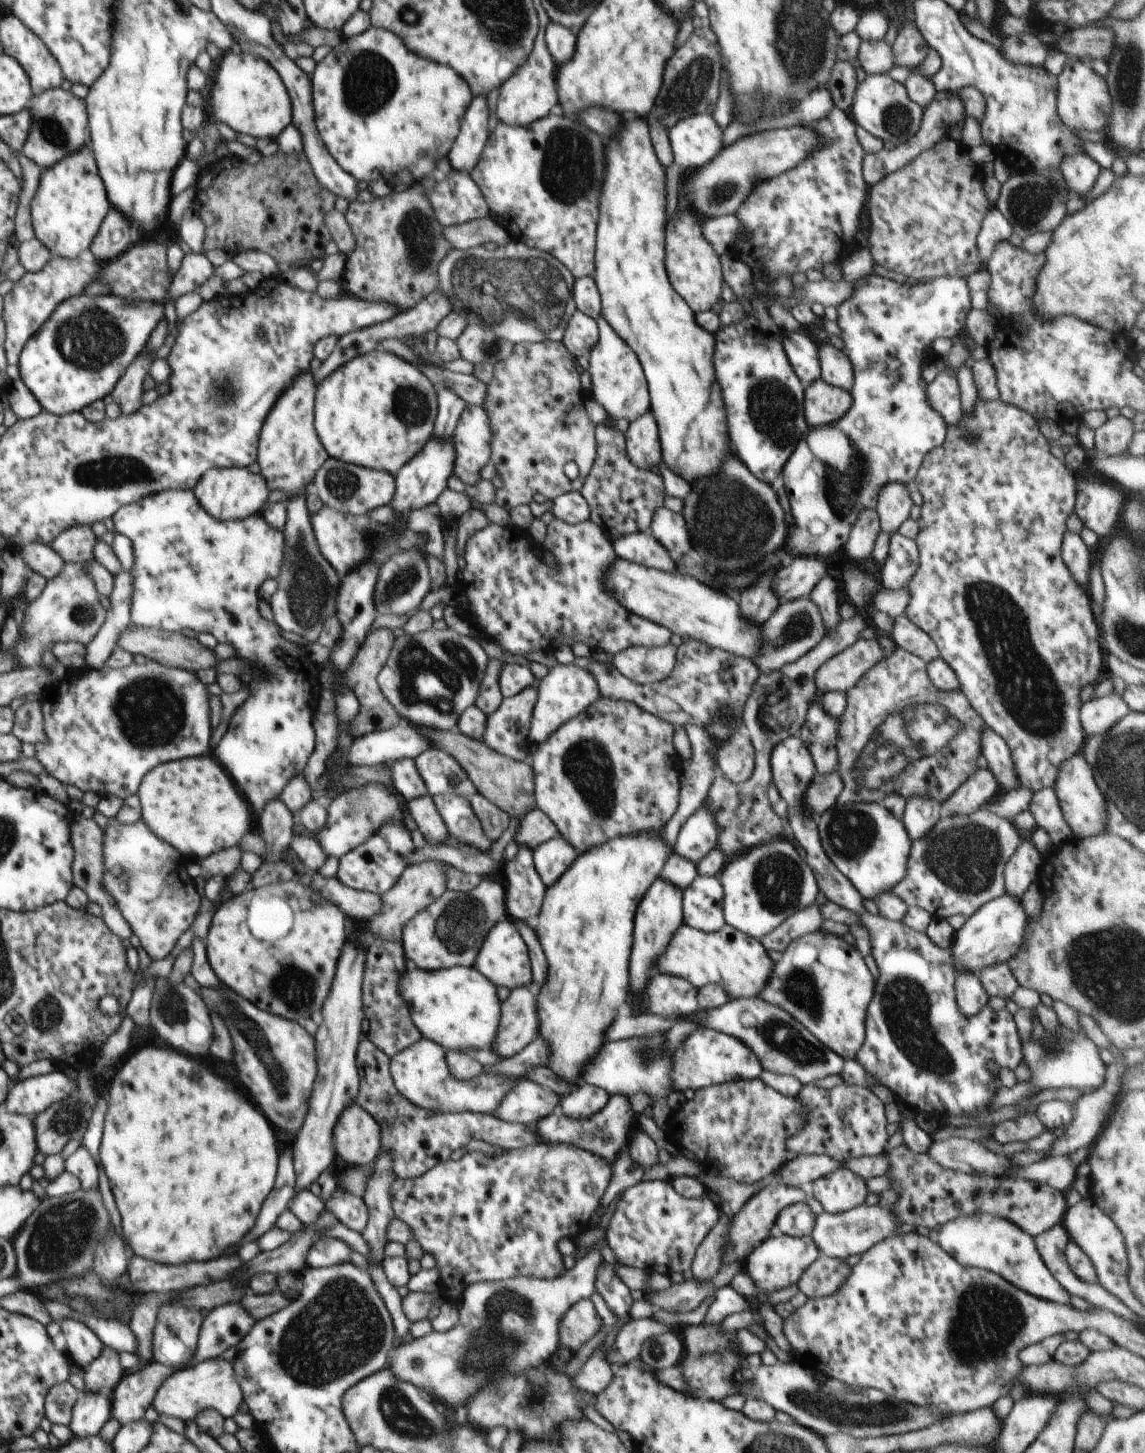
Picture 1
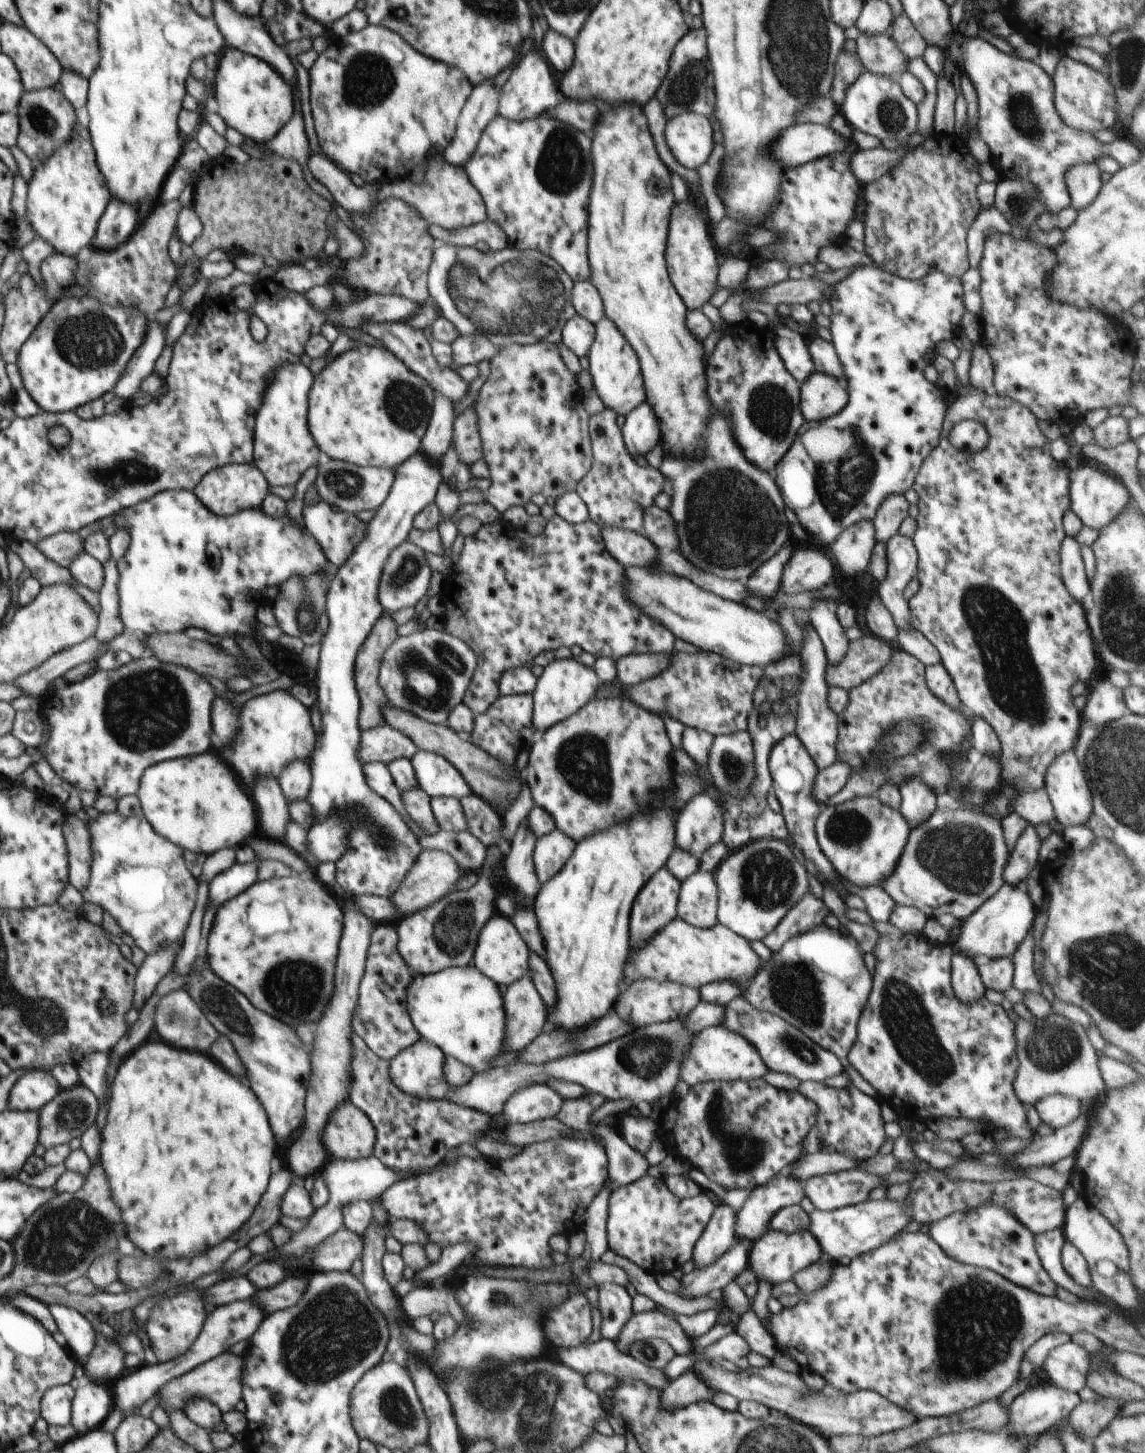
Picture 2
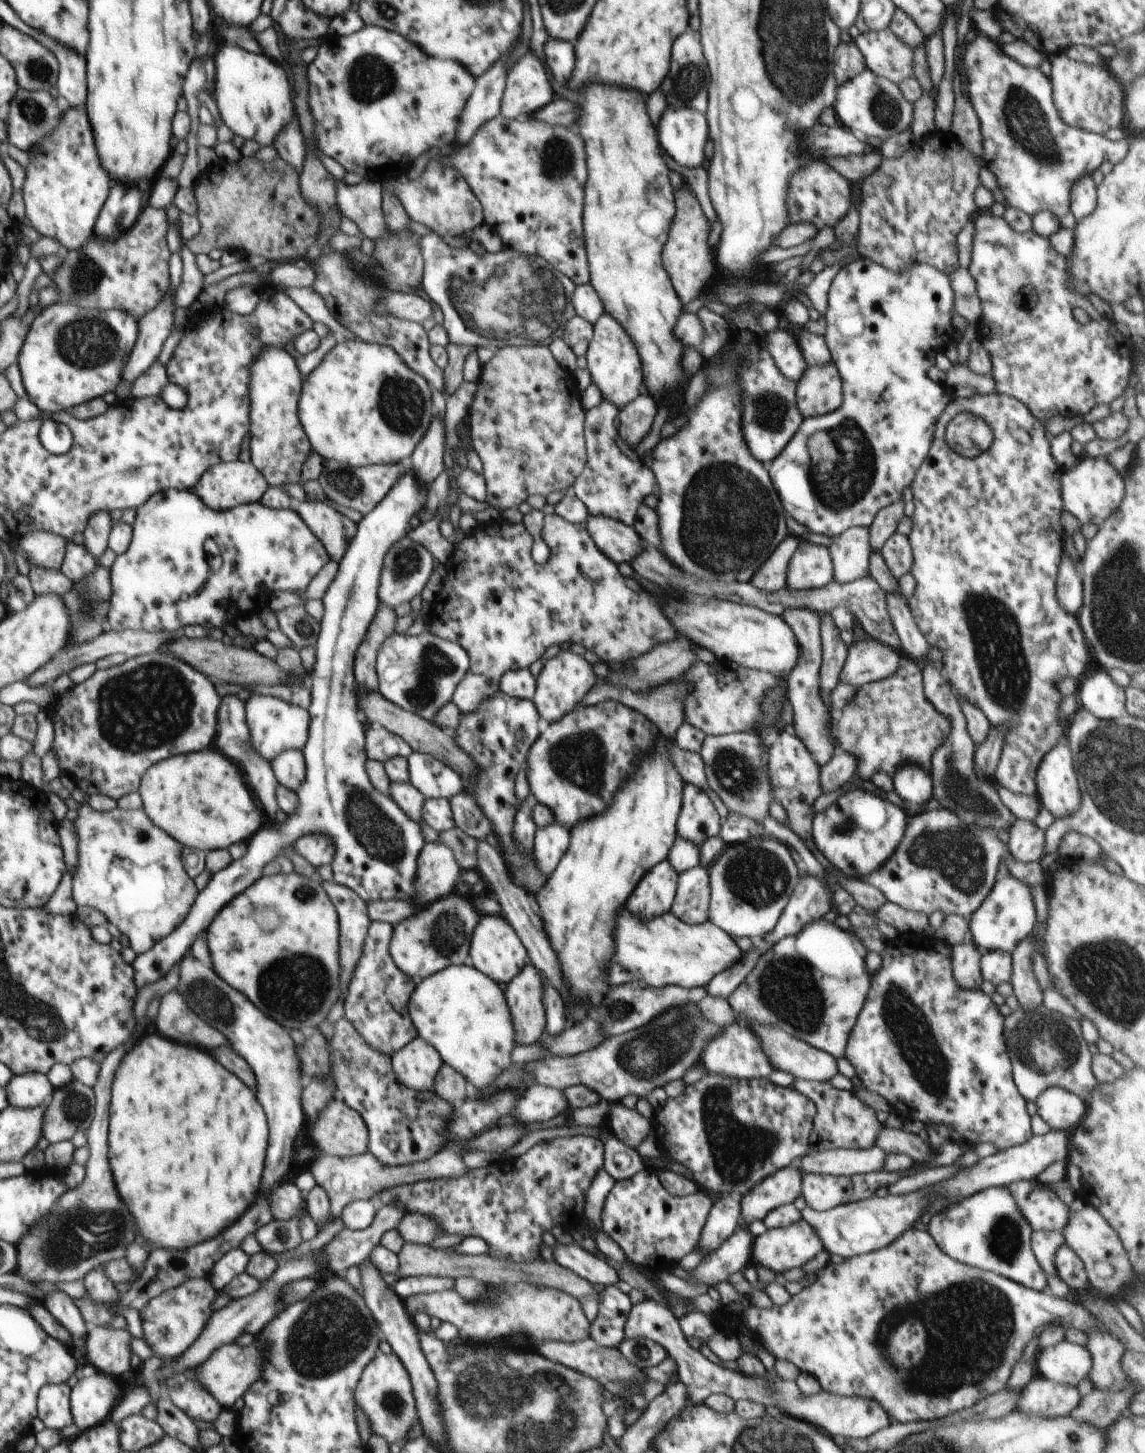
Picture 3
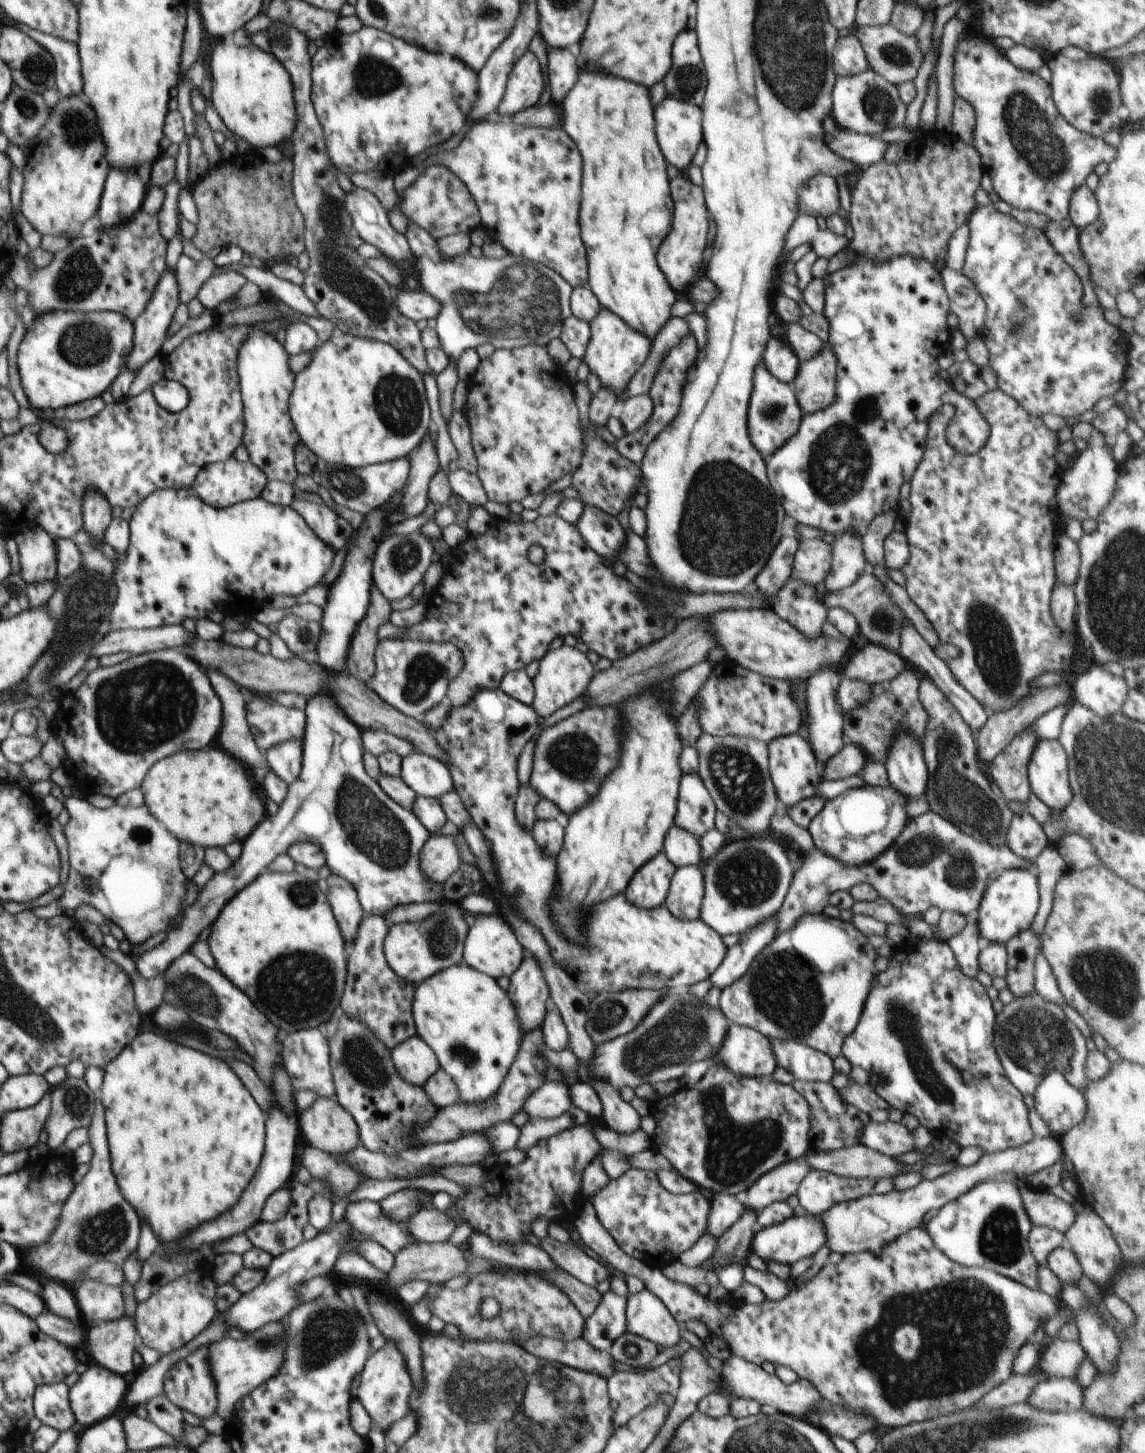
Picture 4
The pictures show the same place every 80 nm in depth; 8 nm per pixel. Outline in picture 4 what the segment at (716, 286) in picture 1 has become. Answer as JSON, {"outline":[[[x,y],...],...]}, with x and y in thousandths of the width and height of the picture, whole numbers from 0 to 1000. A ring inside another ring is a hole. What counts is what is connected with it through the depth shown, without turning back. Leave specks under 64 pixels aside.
{"outline":[[[589,123],[585,125],[587,129],[587,136],[589,136],[589,153],[587,158],[578,167],[575,172],[575,183],[582,189],[585,197],[589,200],[596,200],[601,195],[604,195],[611,187],[613,178],[615,178],[615,171],[617,171],[617,164],[618,164],[618,145],[615,142],[615,135],[613,129],[603,127],[599,123]],[[585,172],[585,173],[583,173]]]}

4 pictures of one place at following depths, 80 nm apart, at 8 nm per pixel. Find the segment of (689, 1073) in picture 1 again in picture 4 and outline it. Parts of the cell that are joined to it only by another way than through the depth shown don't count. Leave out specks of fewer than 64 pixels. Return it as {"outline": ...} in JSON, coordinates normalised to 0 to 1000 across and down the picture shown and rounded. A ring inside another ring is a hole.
{"outline":[[[641,703],[637,705],[635,712],[620,731],[651,741],[674,741],[679,734],[671,714]]]}

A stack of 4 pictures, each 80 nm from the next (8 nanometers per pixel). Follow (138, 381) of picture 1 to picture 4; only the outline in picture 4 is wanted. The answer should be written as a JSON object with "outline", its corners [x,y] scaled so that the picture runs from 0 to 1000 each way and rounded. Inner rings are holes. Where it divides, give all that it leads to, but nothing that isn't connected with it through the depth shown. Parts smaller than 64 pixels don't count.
{"outline":[[[146,184],[139,191],[136,200],[131,208],[128,210],[126,215],[116,221],[116,239],[111,246],[110,255],[120,256],[137,244],[141,244],[141,235],[146,233],[147,226],[148,226],[156,209],[156,195],[154,193],[153,187]]]}

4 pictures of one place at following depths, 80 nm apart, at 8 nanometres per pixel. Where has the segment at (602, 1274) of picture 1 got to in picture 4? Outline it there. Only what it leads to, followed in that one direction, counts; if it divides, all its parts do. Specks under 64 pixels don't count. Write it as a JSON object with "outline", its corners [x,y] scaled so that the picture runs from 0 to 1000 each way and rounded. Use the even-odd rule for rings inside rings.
{"outline":[[[532,887],[525,893],[520,904],[511,908],[508,920],[519,928],[532,930],[536,923],[548,917],[548,892],[541,892]]]}

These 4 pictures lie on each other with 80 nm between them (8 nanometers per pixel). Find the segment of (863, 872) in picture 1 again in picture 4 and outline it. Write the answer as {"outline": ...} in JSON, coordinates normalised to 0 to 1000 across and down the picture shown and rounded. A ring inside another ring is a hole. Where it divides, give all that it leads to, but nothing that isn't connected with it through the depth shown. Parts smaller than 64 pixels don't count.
{"outline":[[[755,540],[741,543],[723,550],[720,556],[707,565],[705,570],[712,584],[732,591],[737,596],[750,597],[769,589],[788,573],[795,564],[790,553],[792,550],[779,541],[774,542]]]}

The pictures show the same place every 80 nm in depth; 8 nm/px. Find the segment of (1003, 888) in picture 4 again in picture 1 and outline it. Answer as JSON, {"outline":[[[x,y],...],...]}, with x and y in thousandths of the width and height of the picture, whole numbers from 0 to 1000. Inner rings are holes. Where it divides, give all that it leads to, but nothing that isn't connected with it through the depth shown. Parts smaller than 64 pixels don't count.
{"outline":[[[880,615],[859,622],[834,643],[831,655],[835,669],[841,667],[854,671],[859,666],[880,662],[893,651],[899,631],[896,629],[892,619]]]}

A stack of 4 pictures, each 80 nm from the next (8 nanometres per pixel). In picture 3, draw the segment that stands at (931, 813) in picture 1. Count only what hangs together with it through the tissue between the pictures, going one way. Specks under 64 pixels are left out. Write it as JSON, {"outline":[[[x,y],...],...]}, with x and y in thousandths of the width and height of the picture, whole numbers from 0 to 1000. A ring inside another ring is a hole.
{"outline":[[[789,526],[779,535],[780,540],[784,548],[790,552],[790,559],[795,563],[808,560],[809,553],[814,551],[815,538],[812,533],[802,526]]]}

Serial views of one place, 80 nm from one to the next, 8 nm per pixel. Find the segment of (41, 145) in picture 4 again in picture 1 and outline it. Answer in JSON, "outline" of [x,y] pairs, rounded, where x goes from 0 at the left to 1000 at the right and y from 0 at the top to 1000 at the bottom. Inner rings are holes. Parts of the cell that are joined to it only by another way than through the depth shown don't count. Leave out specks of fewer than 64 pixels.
{"outline":[[[78,100],[59,107],[51,111],[44,116],[38,118],[33,131],[27,140],[27,149],[31,158],[31,163],[38,168],[47,177],[66,178],[70,173],[77,172],[82,163],[86,161],[87,155],[97,144],[94,134],[83,111],[83,107]]]}

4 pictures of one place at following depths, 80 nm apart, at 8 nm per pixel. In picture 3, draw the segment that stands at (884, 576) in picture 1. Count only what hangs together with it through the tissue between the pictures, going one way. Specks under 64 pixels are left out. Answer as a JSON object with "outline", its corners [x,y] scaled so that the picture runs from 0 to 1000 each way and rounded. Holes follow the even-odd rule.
{"outline":[[[781,367],[769,377],[772,385],[781,396],[785,399],[787,396],[796,394],[797,389],[797,379],[791,368]],[[773,407],[773,409],[776,423],[788,443],[788,447],[793,450],[791,451],[797,453],[805,458],[814,458],[810,454],[810,449],[812,445],[801,432],[792,414],[784,408]]]}

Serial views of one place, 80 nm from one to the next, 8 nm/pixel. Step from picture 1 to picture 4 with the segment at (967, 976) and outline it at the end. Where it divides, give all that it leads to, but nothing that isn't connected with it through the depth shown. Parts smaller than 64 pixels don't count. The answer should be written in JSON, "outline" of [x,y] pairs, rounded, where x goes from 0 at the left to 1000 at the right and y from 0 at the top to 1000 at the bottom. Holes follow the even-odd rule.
{"outline":[[[852,630],[843,631],[845,637],[831,646],[827,647],[830,652],[834,657],[835,661],[843,671],[852,675],[855,666],[855,655],[858,653],[859,648],[856,644]]]}

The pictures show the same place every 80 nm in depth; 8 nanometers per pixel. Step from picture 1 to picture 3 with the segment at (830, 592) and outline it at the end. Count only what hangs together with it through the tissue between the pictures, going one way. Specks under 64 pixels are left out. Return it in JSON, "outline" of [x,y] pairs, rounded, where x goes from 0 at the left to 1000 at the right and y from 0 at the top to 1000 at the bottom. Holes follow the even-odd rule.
{"outline":[[[724,421],[716,423],[716,438],[717,444],[719,446],[719,455],[716,460],[716,471],[717,478],[720,483],[722,485],[726,492],[728,491],[726,489],[726,476],[727,474],[734,471],[734,462],[740,452],[740,445],[734,438],[734,434],[728,427],[727,423]]]}

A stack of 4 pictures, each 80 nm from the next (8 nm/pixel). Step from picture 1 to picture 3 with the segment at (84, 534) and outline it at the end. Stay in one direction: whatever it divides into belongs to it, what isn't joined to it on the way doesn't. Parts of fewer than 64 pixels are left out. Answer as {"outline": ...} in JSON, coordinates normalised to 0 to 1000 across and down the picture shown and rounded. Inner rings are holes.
{"outline":[[[30,365],[17,370],[16,374],[24,381],[26,390],[52,392],[56,387],[59,372],[54,368]]]}

